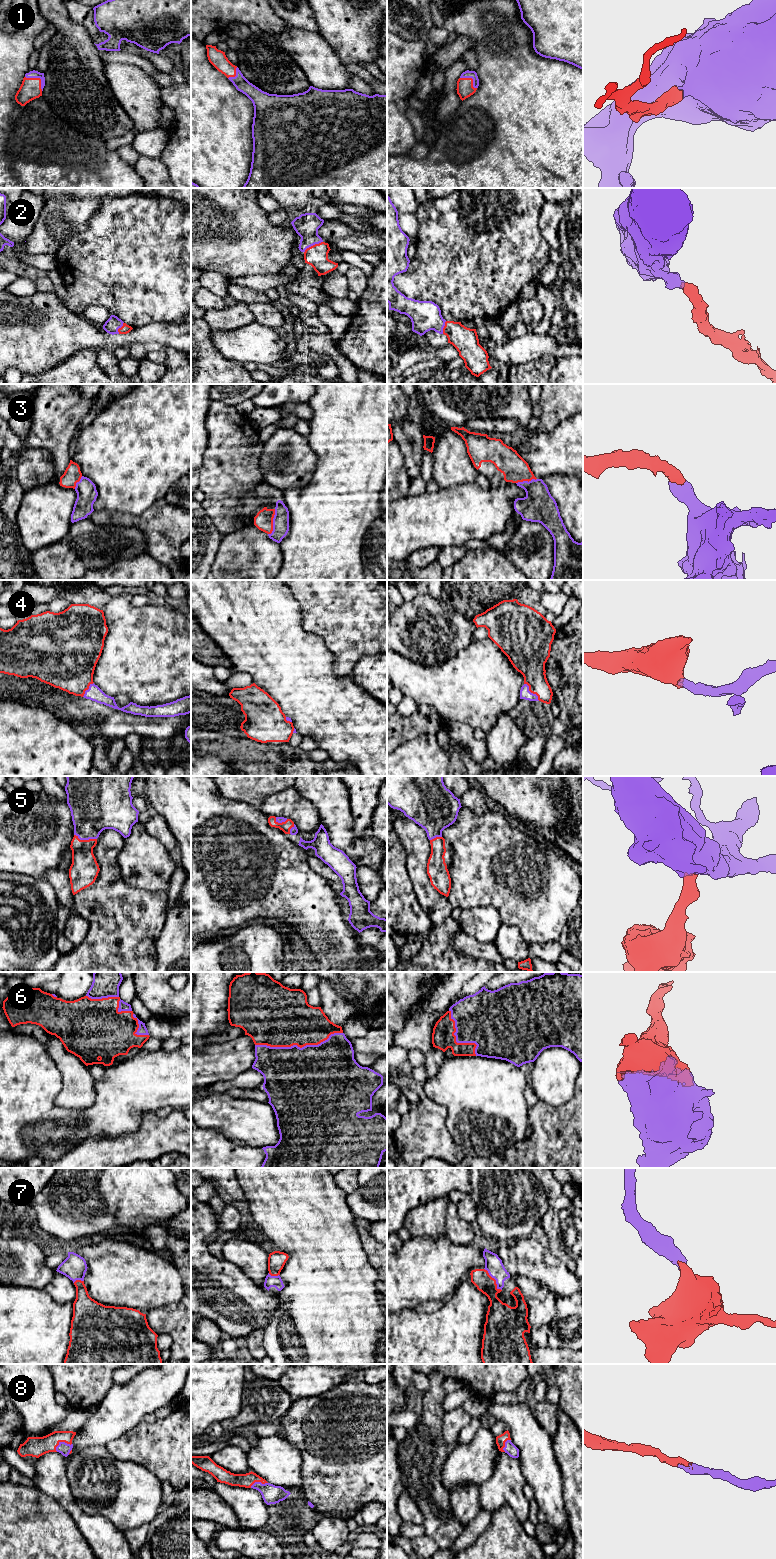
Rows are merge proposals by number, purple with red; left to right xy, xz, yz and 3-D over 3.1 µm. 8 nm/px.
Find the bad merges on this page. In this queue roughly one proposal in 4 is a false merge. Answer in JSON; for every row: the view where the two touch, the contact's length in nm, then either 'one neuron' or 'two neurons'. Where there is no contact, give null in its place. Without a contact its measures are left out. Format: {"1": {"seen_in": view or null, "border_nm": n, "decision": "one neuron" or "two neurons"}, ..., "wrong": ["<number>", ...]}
{"1": {"seen_in": "xy", "border_nm": 180, "decision": "one neuron"}, "2": {"seen_in": "xz", "border_nm": 180, "decision": "one neuron"}, "3": {"seen_in": "xz", "border_nm": 220, "decision": "one neuron"}, "4": {"seen_in": "yz", "border_nm": 190, "decision": "one neuron"}, "5": {"seen_in": "xy", "border_nm": 190, "decision": "one neuron"}, "6": {"seen_in": "xz", "border_nm": 700, "decision": "one neuron"}, "7": {"seen_in": "yz", "border_nm": 240, "decision": "one neuron"}, "8": {"seen_in": "xy", "border_nm": 150, "decision": "one neuron"}, "wrong": []}

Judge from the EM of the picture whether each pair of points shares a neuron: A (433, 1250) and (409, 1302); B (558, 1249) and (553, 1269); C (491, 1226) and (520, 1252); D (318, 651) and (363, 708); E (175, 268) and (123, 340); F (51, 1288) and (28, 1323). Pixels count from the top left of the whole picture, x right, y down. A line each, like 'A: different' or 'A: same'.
A: same
B: different
C: different
D: same
E: different
F: different

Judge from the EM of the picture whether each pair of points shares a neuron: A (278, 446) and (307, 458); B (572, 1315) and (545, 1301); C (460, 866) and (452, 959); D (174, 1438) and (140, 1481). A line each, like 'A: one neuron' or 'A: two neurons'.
A: one neuron
B: two neurons
C: two neurons
D: two neurons

